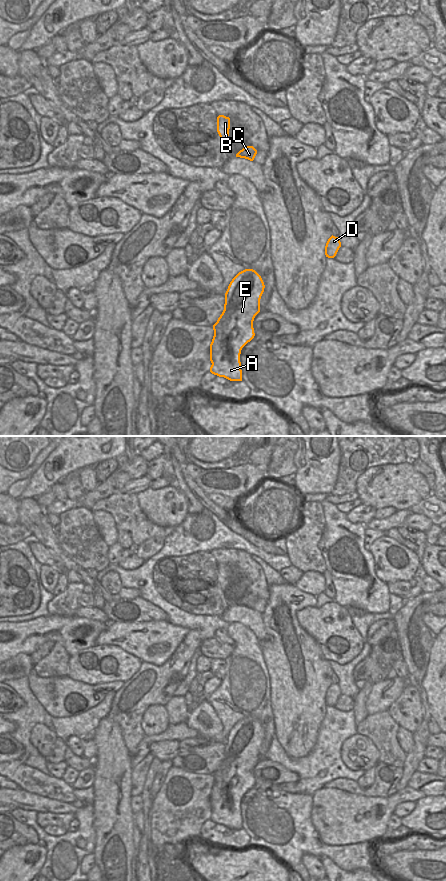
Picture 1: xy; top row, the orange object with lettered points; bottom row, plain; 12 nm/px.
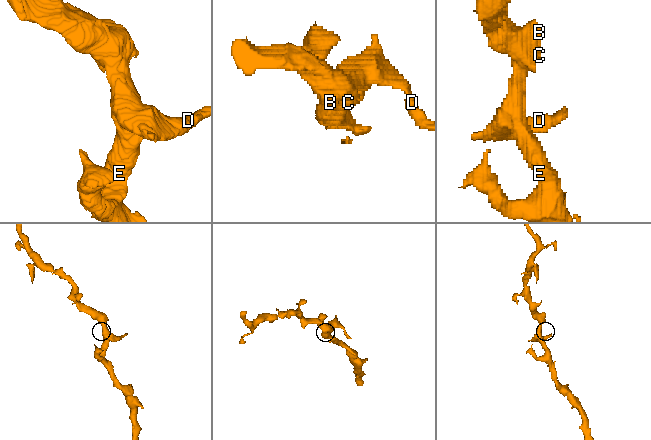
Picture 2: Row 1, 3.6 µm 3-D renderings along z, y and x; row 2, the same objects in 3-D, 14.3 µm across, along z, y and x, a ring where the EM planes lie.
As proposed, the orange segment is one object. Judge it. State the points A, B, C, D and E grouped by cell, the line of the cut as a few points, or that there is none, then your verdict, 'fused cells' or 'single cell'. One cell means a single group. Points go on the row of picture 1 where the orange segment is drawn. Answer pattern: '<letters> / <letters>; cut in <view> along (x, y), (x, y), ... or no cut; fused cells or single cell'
A B C D E; no cut; single cell

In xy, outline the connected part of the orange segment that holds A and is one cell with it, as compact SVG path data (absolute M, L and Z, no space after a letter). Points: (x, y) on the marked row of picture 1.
M253 269L239 272L225 293L224 310L213 325L210 372L230 381L242 381L240 354L254 336L253 321L260 312L264 282Z

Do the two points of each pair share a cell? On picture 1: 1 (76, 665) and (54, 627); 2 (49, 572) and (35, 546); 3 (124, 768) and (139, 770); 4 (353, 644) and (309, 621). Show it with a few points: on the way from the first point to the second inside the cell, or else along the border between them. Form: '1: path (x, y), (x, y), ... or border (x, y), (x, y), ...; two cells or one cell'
1: border (92, 646), (81, 649), (71, 656); two cells
2: border (42, 564), (47, 564), (60, 573); two cells
3: border (132, 768), (130, 775), (131, 789), (129, 792); two cells
4: path (342, 635), (338, 634), (328, 624), (320, 623); one cell

